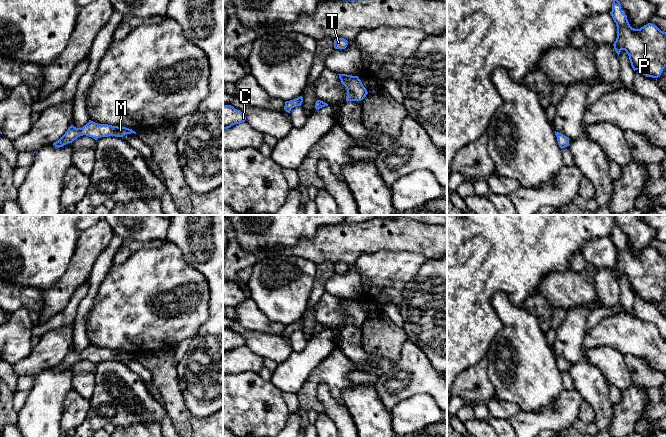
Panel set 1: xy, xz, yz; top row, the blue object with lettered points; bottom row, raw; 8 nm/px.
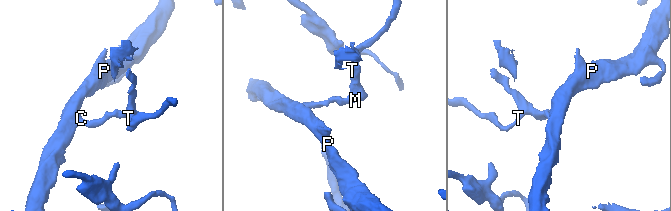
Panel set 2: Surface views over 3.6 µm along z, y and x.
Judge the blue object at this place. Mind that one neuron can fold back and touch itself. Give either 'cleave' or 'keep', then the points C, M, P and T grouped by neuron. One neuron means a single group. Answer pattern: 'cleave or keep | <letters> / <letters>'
cleave | C P / M T

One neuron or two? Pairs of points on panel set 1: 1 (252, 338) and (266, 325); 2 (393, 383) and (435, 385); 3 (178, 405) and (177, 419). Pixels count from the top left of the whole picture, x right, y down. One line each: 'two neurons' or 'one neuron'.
1: two neurons
2: one neuron
3: one neuron

